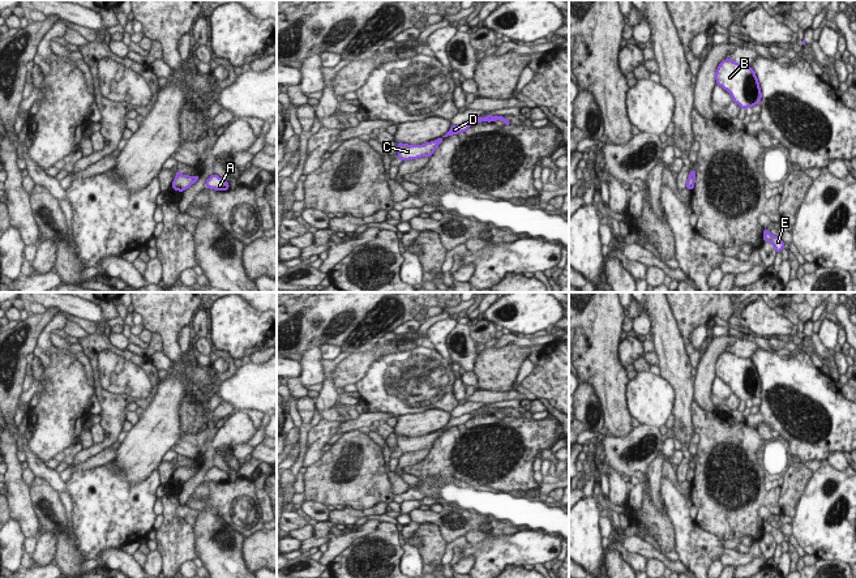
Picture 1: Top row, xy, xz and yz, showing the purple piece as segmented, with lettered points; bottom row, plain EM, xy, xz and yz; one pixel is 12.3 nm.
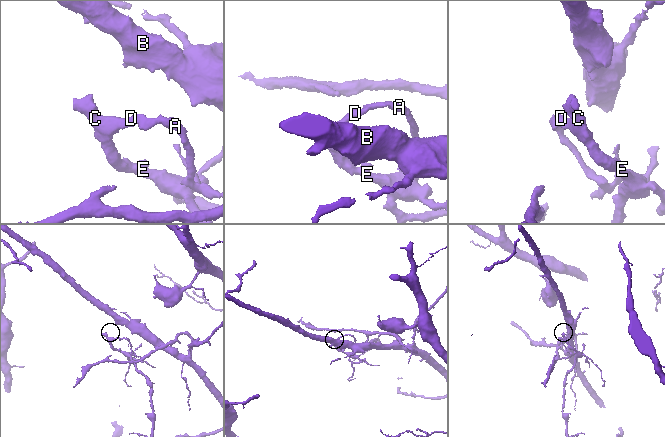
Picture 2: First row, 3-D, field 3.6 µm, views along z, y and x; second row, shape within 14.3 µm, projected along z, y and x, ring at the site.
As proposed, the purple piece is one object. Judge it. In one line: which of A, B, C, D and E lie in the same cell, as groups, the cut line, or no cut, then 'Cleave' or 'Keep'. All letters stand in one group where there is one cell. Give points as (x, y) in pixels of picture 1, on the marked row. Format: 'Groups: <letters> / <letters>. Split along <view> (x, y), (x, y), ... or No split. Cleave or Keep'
Groups: A B / C D E. Split along xz (469, 121), (473, 123). Cleave.

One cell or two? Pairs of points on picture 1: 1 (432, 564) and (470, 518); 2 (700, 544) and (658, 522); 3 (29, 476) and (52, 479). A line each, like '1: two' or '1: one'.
1: two
2: two
3: two

